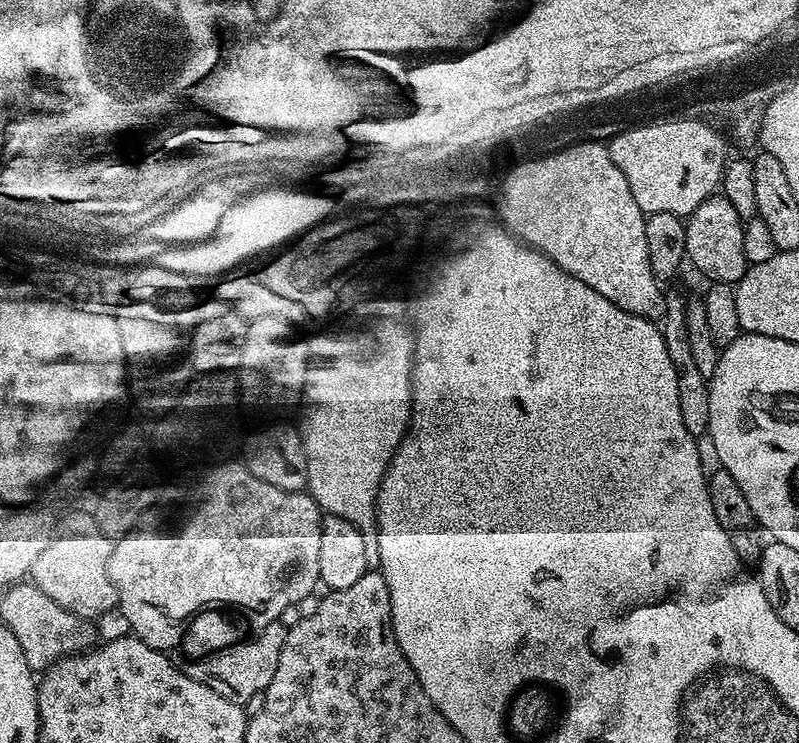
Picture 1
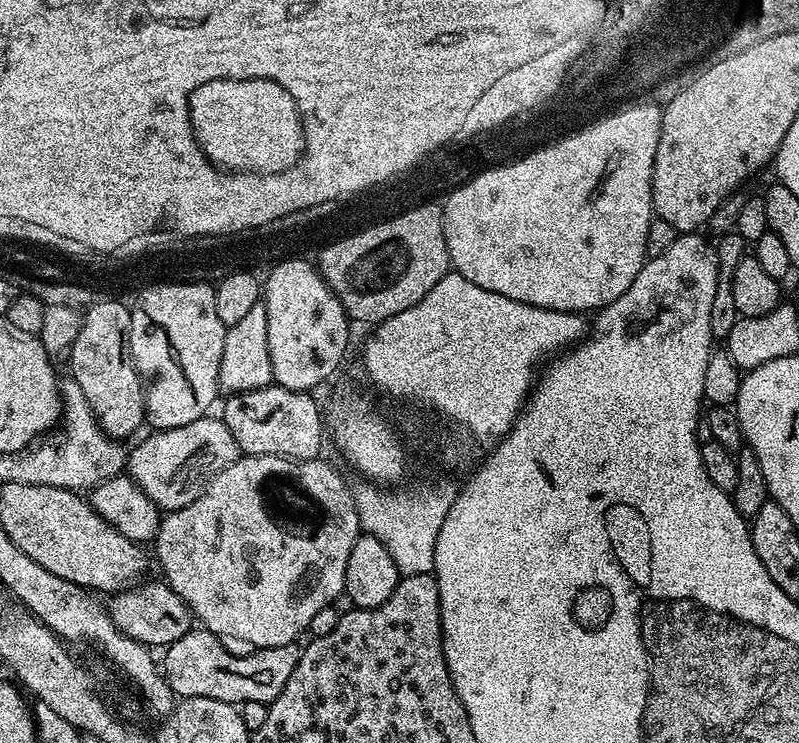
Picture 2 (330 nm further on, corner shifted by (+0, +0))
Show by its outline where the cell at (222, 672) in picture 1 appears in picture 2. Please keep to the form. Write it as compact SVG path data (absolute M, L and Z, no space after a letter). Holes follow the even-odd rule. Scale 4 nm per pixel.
M196 626L178 638L178 642L163 649L164 681L171 686L177 697L214 698L235 706L246 702L269 705L278 698L278 694L282 694L282 686L290 682L290 674L294 674L294 666L298 666L300 661L301 649L295 643L248 650L245 656L227 652L224 644L221 637L209 632L207 628Z

